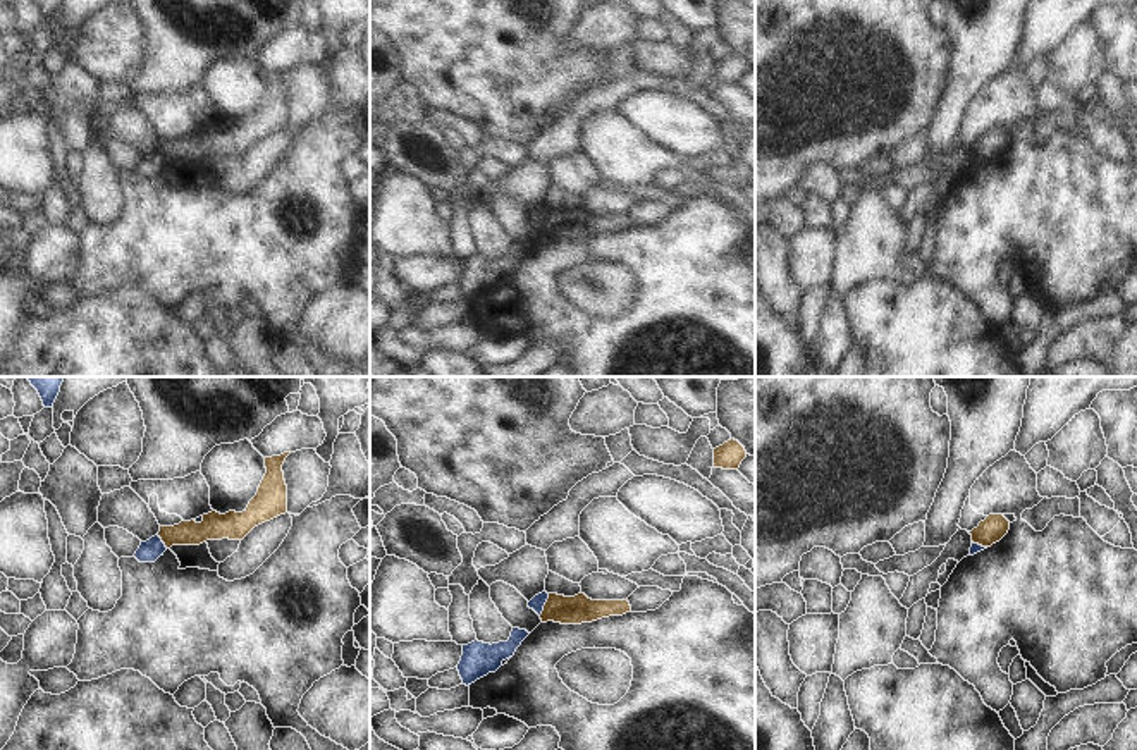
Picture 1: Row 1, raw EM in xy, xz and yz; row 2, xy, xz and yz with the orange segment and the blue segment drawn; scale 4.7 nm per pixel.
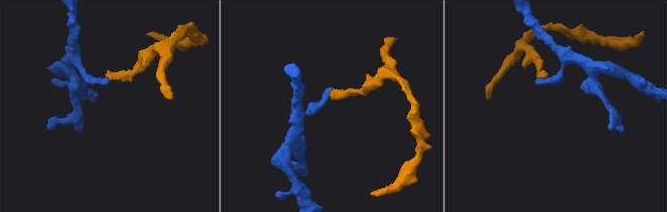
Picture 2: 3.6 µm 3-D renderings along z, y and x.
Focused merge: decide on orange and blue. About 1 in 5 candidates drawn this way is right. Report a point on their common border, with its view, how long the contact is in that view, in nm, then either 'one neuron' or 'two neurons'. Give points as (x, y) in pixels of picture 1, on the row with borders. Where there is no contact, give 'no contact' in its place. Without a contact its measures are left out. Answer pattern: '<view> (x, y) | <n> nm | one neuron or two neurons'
xz (546, 604) | 120 nm | two neurons

